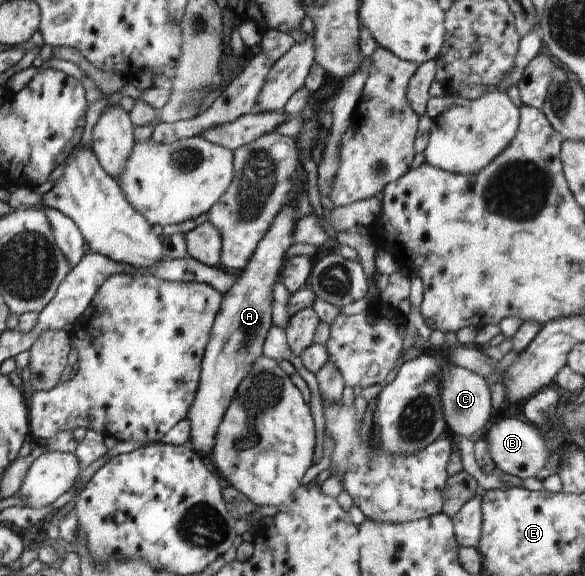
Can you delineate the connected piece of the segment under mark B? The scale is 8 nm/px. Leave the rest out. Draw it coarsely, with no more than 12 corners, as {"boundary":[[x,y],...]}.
{"boundary":[[501,419],[483,438],[498,469],[535,477],[550,456],[539,429]]}

